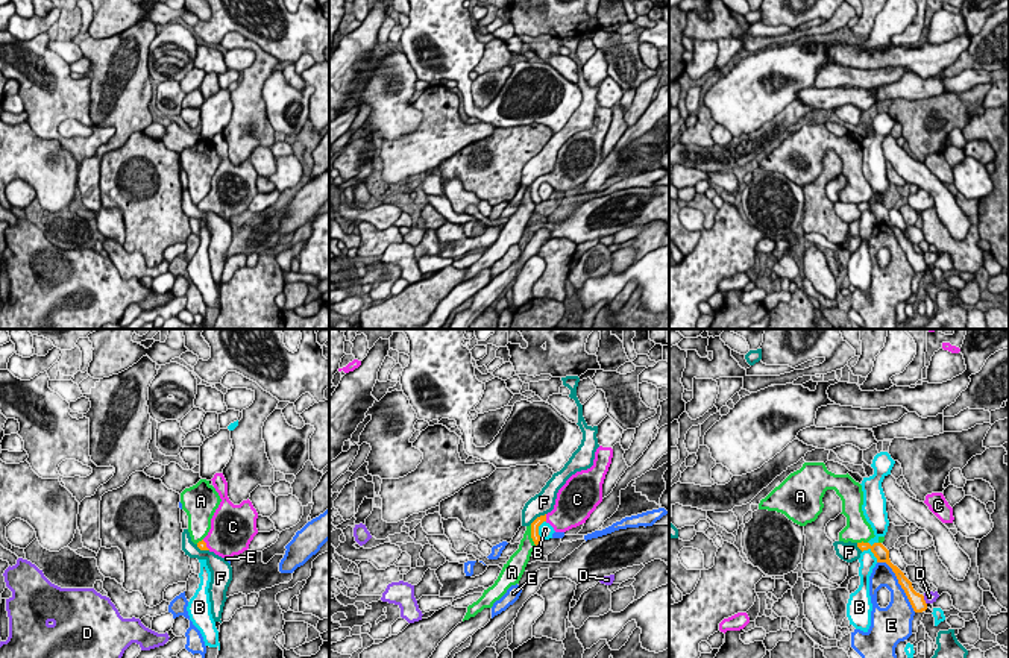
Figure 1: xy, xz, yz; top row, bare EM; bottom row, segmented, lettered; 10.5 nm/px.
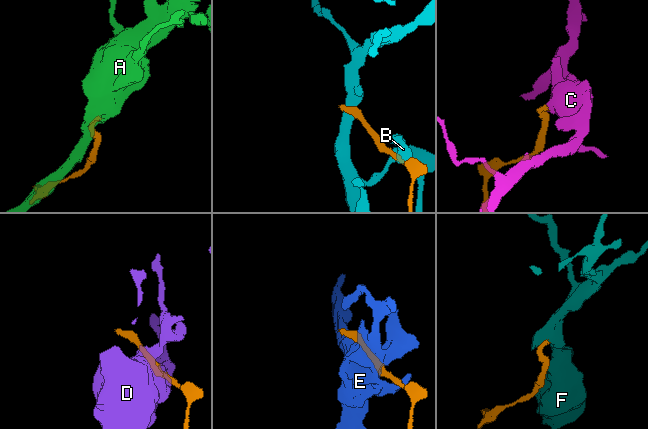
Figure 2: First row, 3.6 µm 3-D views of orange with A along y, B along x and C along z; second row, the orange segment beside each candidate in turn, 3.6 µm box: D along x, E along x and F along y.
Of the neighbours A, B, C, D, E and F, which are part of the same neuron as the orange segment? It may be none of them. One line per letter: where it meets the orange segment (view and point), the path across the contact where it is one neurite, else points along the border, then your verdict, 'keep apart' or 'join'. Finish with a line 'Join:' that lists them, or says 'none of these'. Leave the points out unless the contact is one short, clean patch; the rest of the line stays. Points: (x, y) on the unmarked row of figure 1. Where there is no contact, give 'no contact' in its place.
A: contact xz (531, 196); border xz (530, 185), (530, 197), (536, 205); keep apart
B: contact yz (871, 211); keep apart
C: contact xz (545, 178); way xz (534, 187), (545, 178), (562, 178), (568, 173); join
D: contact yz (924, 261); keep apart
E: contact yz (898, 243); keep apart
F: contact xz (537, 178); border xz (545, 173), (530, 184); keep apart
Join: C

